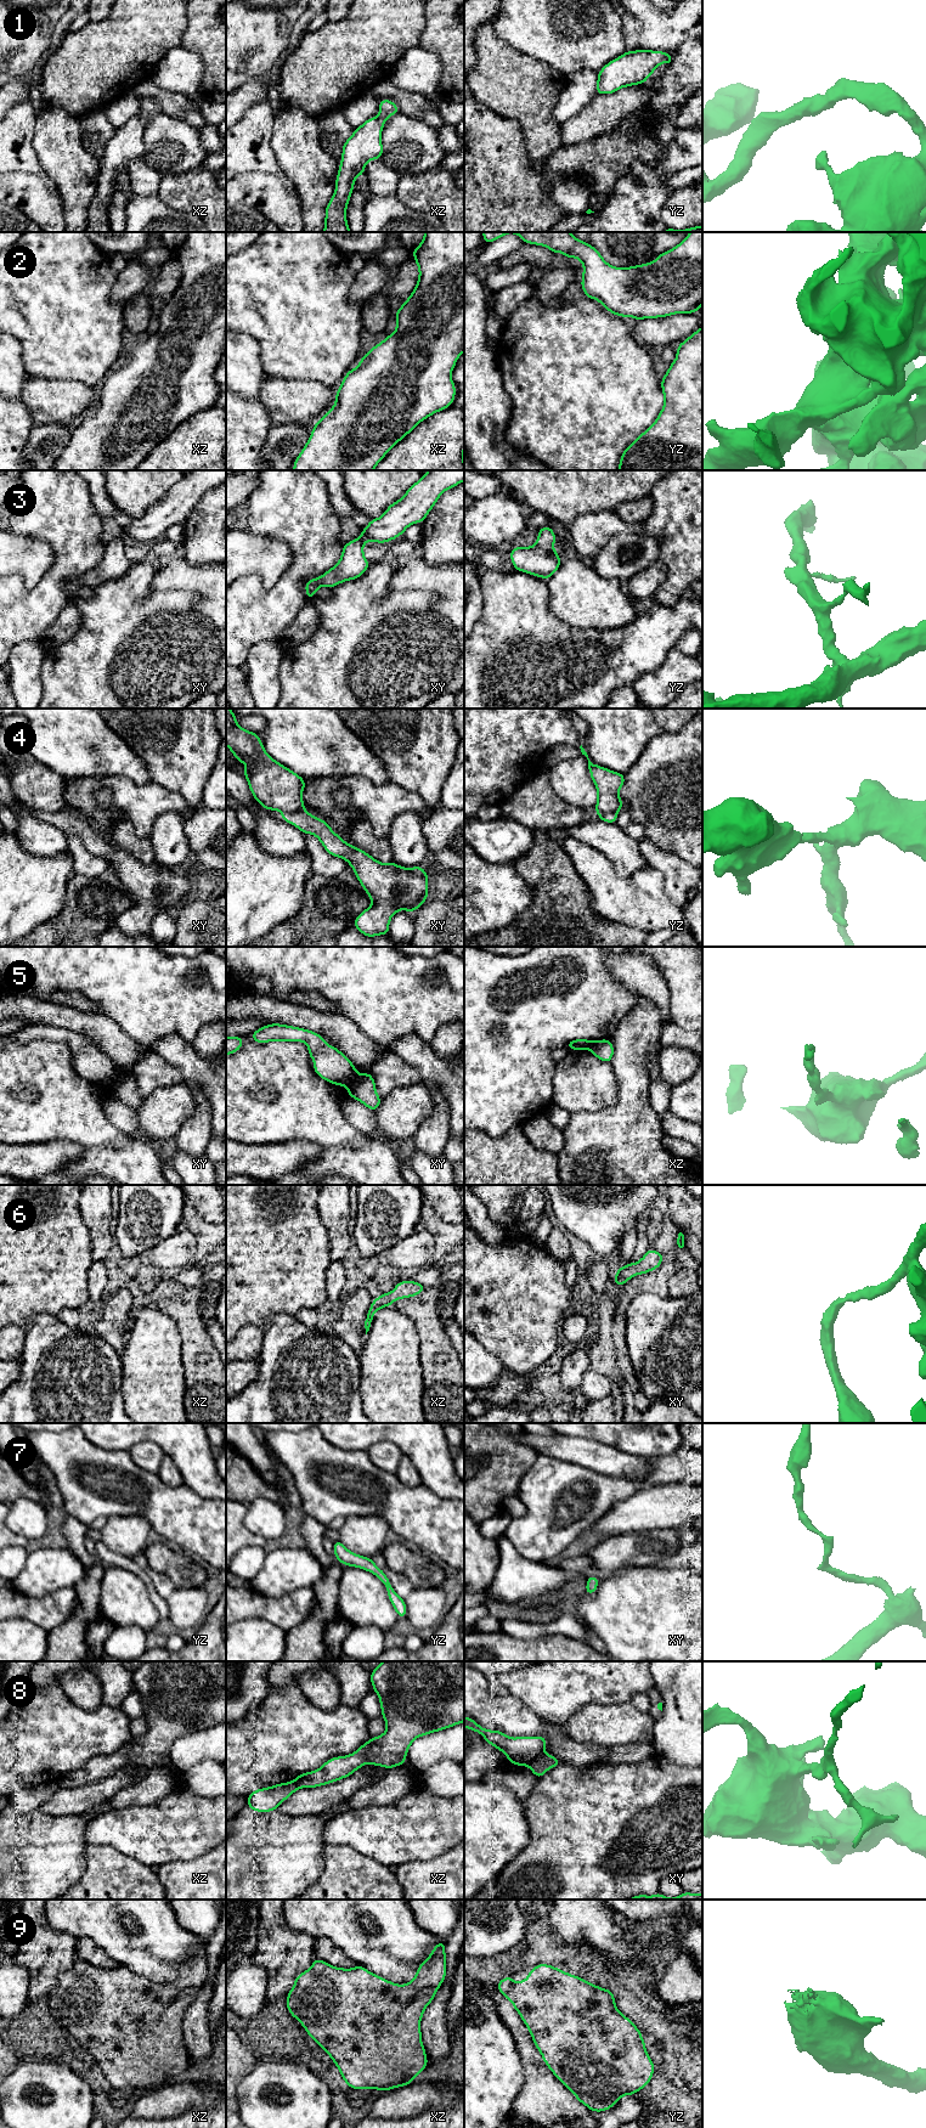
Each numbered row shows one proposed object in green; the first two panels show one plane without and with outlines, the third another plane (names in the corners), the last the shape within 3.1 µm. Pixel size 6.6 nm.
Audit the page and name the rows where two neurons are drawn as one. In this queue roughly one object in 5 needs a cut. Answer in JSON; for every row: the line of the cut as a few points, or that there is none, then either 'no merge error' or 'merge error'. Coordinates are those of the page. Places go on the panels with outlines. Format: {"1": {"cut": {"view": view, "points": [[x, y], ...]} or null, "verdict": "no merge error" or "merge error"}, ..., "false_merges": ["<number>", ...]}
{"1": {"cut": null, "verdict": "no merge error"}, "2": {"cut": null, "verdict": "no merge error"}, "3": {"cut": null, "verdict": "no merge error"}, "4": {"cut": {"view": "xy", "points": [[303, 807], [295, 811], [282, 812]]}, "verdict": "merge error"}, "5": {"cut": {"view": "xy", "points": [[357, 1073], [348, 1087]]}, "verdict": "merge error"}, "6": {"cut": null, "verdict": "no merge error"}, "7": {"cut": null, "verdict": "no merge error"}, "8": {"cut": {"view": "xy", "points": [[540, 1753], [528, 1765]]}, "verdict": "merge error"}, "9": {"cut": null, "verdict": "no merge error"}, "false_merges": ["4", "5", "8"]}

